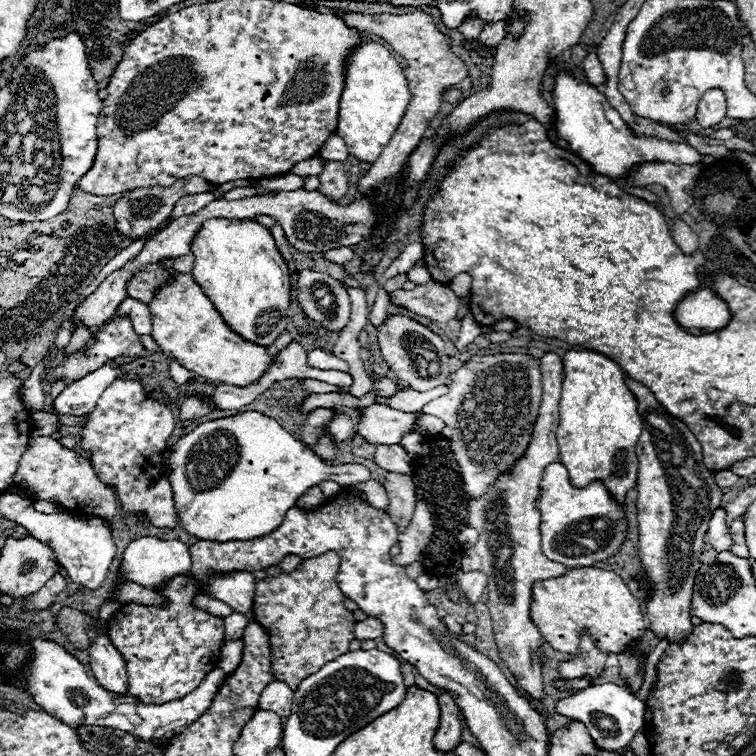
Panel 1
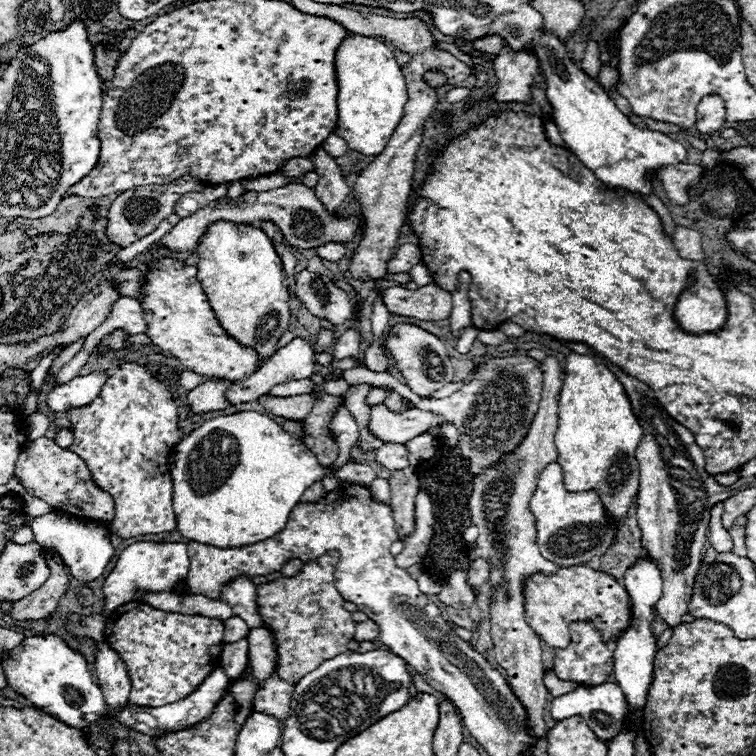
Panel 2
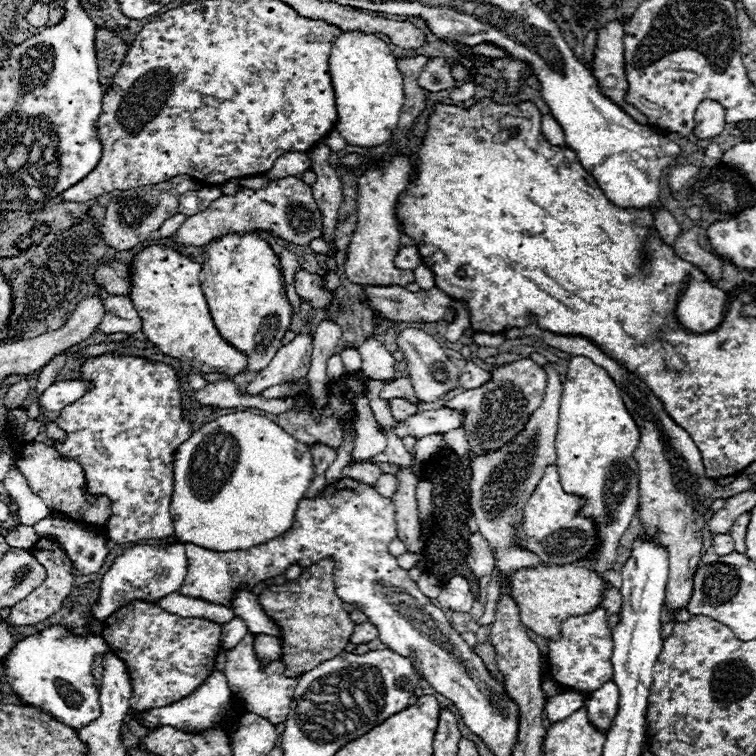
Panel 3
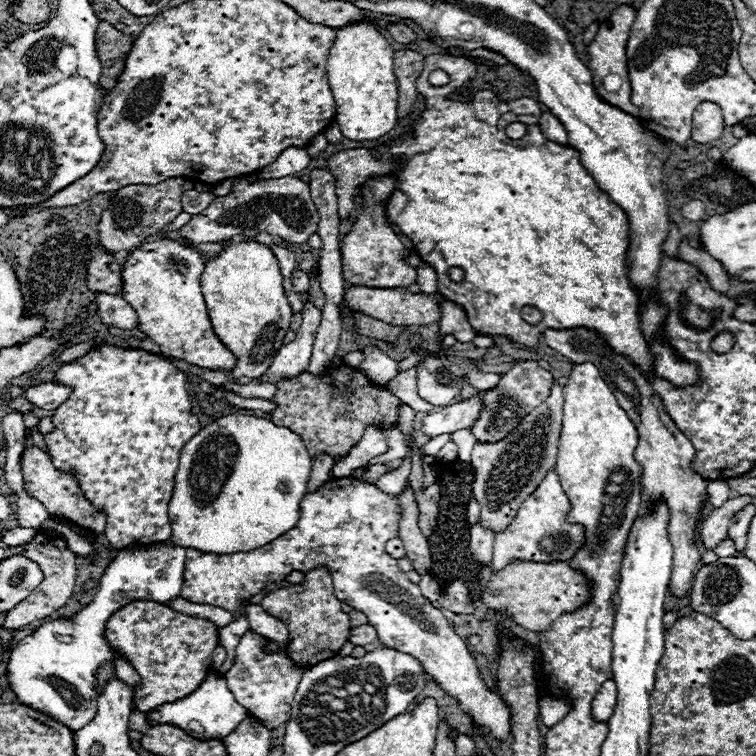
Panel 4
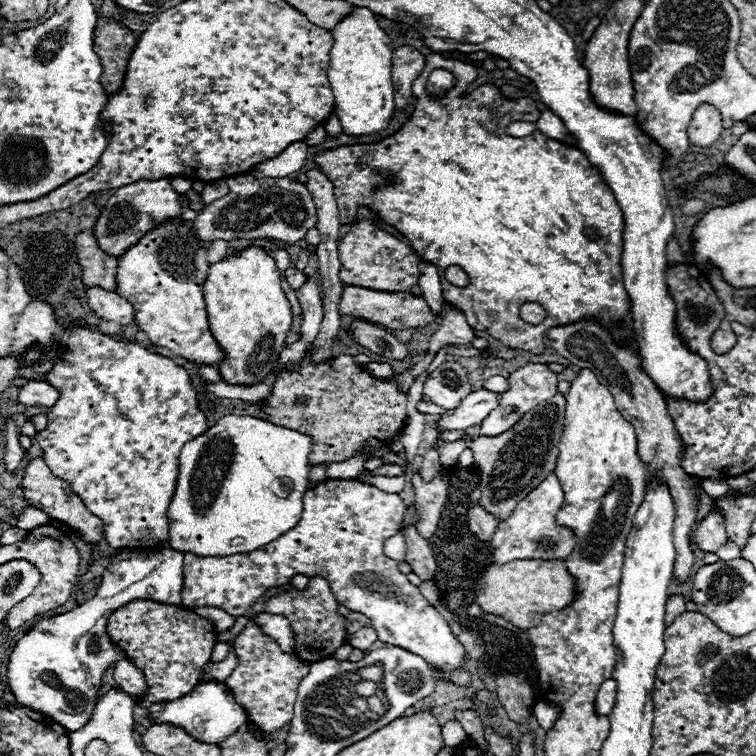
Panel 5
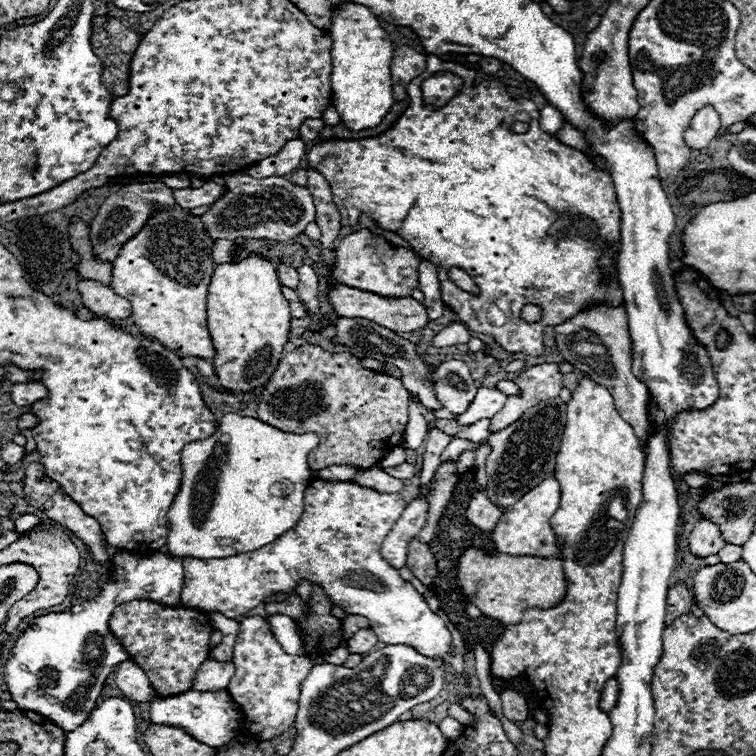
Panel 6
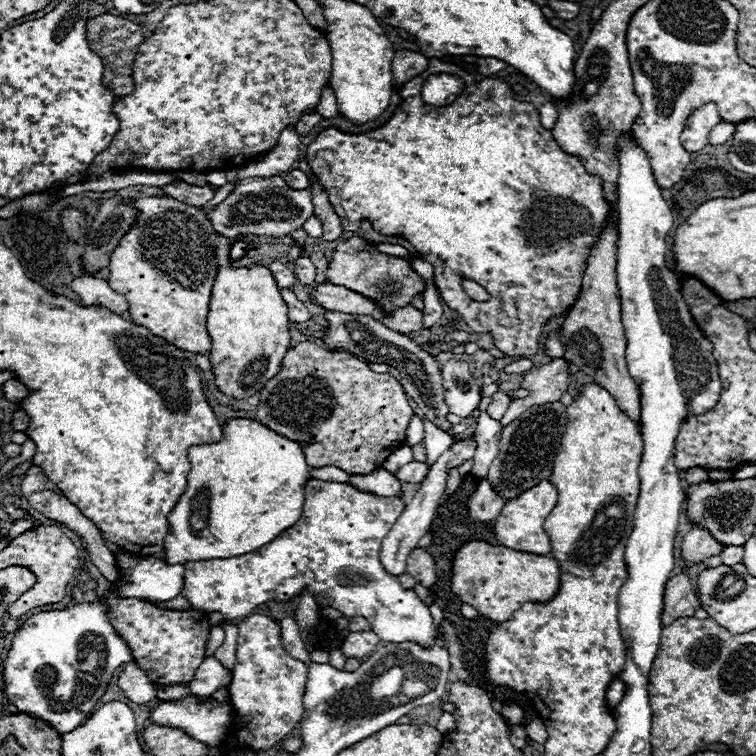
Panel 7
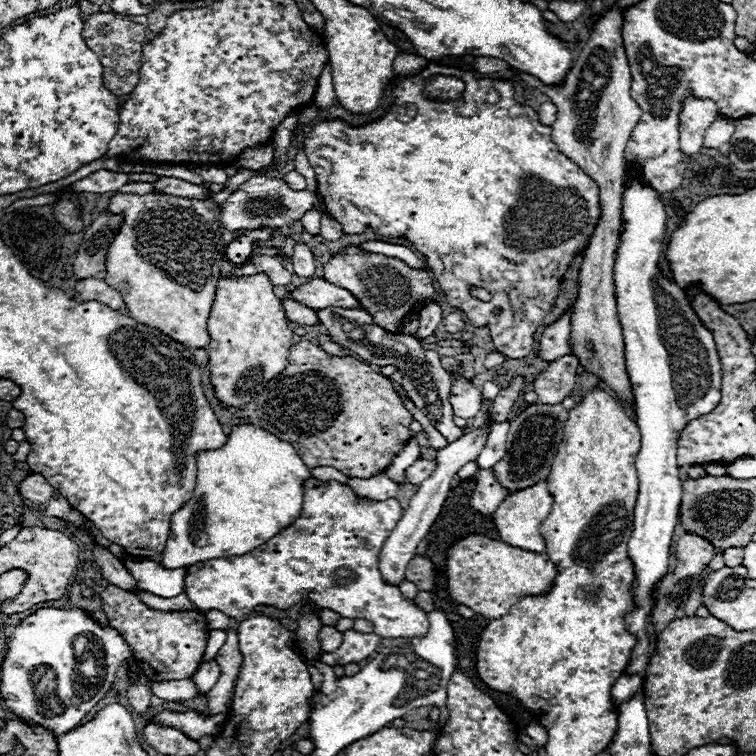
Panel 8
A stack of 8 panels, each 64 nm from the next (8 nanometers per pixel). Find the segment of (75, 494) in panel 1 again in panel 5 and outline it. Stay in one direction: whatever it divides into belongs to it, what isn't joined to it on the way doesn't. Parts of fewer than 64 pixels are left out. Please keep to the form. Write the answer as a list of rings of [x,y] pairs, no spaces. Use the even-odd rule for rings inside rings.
[[[38,456],[38,458],[32,458],[28,468],[24,468],[24,476],[22,476],[22,490],[24,490],[24,498],[34,504],[34,506],[40,506],[40,510],[44,510],[50,518],[56,518],[68,526],[72,526],[72,530],[76,530],[80,534],[80,538],[84,542],[98,542],[102,540],[104,536],[104,522],[94,516],[86,506],[84,502],[80,502],[78,494],[70,488],[70,484],[58,476],[52,474],[52,470],[48,468],[44,456]]]

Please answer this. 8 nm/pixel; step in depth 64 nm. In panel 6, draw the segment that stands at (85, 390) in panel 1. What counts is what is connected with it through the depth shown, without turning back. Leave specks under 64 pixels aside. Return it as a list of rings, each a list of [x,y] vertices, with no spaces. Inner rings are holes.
[[[28,382],[28,384],[16,384],[10,394],[18,406],[32,406],[36,400],[46,398],[48,390],[40,382]]]

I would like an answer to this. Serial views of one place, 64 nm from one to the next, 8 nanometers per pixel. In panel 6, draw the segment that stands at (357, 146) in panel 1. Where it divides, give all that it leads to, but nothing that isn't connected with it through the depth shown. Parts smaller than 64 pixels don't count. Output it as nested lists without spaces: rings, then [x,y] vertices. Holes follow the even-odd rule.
[[[342,2],[342,6],[334,12],[328,34],[334,40],[330,74],[332,104],[340,114],[342,124],[354,132],[378,126],[394,104],[390,80],[390,60],[394,46],[388,34],[368,8],[352,2]]]

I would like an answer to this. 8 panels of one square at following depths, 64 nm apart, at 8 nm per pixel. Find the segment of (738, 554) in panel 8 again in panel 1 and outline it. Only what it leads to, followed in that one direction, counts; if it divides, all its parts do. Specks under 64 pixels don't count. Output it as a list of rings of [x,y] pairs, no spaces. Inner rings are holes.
[[[718,508],[716,514],[712,514],[712,518],[710,518],[710,528],[708,528],[706,538],[708,538],[708,542],[712,544],[712,548],[714,548],[716,552],[730,550],[732,538],[730,538],[730,532],[728,532],[724,508]]]

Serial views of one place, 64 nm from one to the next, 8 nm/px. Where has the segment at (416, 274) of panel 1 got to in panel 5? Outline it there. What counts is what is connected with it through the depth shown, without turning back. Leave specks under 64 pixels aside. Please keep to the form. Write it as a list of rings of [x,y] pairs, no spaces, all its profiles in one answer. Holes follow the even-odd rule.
[[[420,262],[420,280],[418,280],[418,286],[422,290],[422,296],[430,302],[428,306],[432,308],[432,312],[440,314],[444,298],[442,298],[442,290],[440,290],[440,276],[438,276],[438,270],[436,270],[434,264]]]

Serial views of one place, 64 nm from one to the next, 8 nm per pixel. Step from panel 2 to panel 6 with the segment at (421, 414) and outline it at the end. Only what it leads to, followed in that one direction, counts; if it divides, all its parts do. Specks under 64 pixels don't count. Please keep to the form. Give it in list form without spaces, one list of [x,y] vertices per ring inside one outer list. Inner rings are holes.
[[[478,388],[474,402],[468,406],[466,412],[456,414],[454,420],[462,426],[468,426],[472,422],[478,422],[480,418],[492,418],[492,414],[496,414],[506,402],[504,394],[500,392],[494,392],[494,394],[496,396],[492,396],[492,388]]]

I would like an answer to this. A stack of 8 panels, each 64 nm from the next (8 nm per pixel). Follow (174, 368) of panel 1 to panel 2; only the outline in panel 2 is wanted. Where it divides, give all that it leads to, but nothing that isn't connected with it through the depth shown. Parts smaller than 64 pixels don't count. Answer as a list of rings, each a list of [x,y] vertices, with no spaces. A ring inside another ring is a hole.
[[[184,370],[184,372],[178,372],[178,382],[180,382],[180,386],[184,386],[186,390],[192,390],[192,388],[196,388],[196,386],[202,382],[202,376],[198,376],[196,372]]]

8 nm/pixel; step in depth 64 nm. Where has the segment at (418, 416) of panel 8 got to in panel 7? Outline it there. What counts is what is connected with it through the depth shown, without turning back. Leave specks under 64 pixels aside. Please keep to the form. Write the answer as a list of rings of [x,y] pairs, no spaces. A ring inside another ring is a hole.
[[[424,420],[424,448],[426,448],[426,464],[428,464],[428,468],[434,466],[436,458],[444,450],[448,450],[452,446],[452,442],[454,442],[454,438],[448,432],[444,432],[438,426],[434,426],[432,422]]]

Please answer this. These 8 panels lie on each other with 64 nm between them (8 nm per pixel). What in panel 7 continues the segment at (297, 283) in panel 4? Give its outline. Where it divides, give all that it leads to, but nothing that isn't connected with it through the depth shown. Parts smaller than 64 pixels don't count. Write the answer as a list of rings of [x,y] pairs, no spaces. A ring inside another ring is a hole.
[[[270,260],[270,262],[264,262],[264,264],[272,270],[272,274],[274,274],[280,288],[292,288],[296,284],[296,274],[288,266],[284,266],[282,262]]]

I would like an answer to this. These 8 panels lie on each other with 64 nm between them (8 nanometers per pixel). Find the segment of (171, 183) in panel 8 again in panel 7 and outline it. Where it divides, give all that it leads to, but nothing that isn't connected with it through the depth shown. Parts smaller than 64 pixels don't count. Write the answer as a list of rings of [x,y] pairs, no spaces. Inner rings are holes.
[[[180,182],[180,184],[168,184],[164,186],[164,190],[168,190],[168,196],[188,204],[188,206],[204,206],[208,200],[214,198],[214,188],[210,184],[206,186],[192,186],[192,184],[186,184],[186,182]]]

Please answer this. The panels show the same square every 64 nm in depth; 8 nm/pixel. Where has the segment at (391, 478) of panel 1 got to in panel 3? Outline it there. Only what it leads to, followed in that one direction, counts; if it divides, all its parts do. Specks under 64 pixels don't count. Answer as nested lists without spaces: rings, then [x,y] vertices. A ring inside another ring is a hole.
[[[404,468],[398,472],[398,488],[392,496],[392,504],[396,510],[398,540],[402,540],[406,544],[406,548],[412,552],[422,548],[418,504],[416,504],[416,486],[418,486],[418,478],[414,476],[412,468]]]

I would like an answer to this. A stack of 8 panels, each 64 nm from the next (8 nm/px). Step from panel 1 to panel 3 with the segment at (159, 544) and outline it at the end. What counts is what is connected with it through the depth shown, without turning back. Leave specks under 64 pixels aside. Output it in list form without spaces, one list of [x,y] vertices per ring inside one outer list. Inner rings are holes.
[[[136,544],[126,548],[112,568],[102,578],[102,592],[98,598],[98,604],[94,606],[92,614],[96,620],[106,620],[112,612],[122,608],[124,604],[132,600],[148,600],[154,602],[156,598],[168,596],[172,592],[178,592],[182,586],[182,580],[188,570],[188,558],[184,544],[164,544],[164,546],[152,546],[152,544]]]

